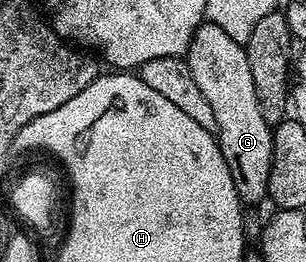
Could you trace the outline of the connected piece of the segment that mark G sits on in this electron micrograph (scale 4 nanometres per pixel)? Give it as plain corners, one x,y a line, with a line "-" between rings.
207,19
200,22
196,34
190,39
186,54
190,75
198,83
203,97
214,110
216,123
214,136
220,143
222,159
230,167
230,179
234,179
234,191
238,191
241,202
251,207
268,196
270,169
272,167
273,126
266,123
258,95
254,91
254,78
250,76
248,50
239,45
222,27

